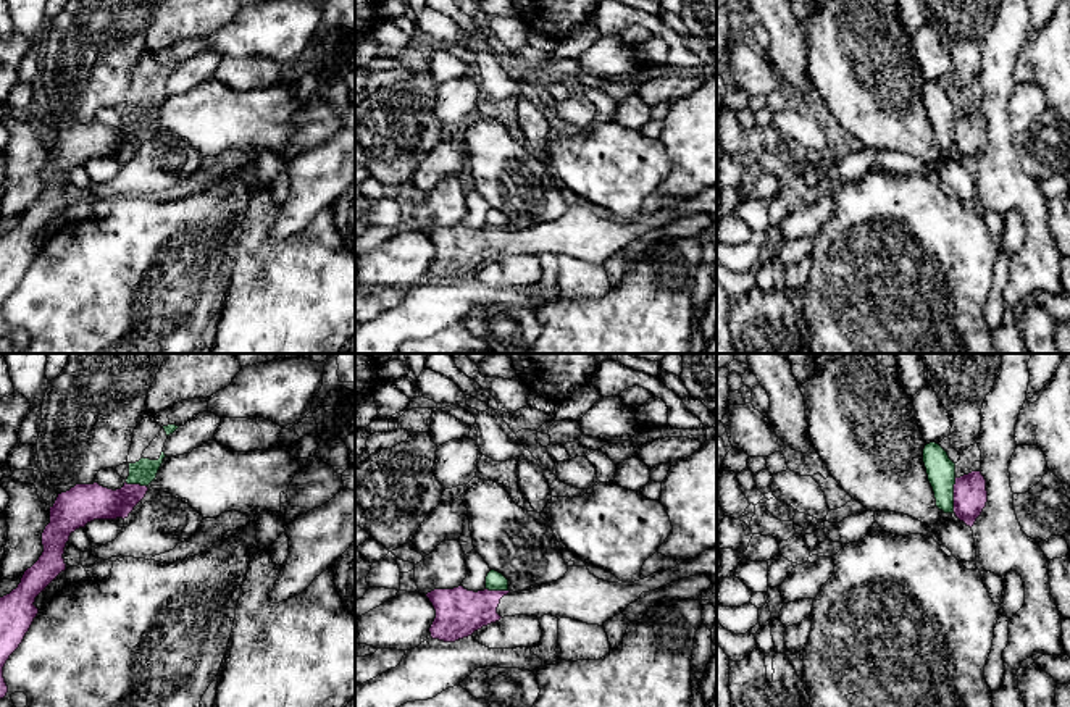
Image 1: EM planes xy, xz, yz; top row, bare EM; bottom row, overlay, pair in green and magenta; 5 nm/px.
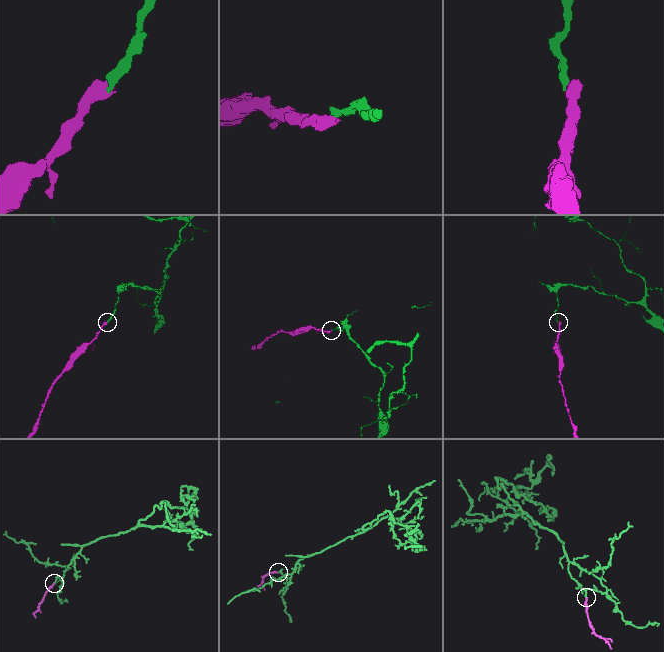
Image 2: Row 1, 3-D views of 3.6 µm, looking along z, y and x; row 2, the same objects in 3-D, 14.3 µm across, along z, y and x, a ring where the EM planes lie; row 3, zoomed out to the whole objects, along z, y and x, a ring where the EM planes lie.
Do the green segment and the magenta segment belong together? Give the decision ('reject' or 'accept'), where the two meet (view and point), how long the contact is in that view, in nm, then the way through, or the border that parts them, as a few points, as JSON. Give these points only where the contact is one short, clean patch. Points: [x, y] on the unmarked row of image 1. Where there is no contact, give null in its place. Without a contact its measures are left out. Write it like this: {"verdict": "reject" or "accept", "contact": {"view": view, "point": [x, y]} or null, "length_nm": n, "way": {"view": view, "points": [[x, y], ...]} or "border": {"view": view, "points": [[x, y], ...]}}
{"verdict": "reject", "contact": {"view": "yz", "point": [952, 134]}, "length_nm": 180, "border": {"view": "yz", "points": [[956, 117], [952, 150]]}}

